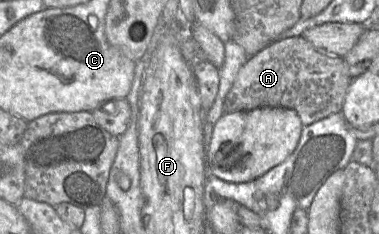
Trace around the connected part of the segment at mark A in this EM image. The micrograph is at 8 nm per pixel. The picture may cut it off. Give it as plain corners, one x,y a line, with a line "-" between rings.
303,36
278,40
249,57
241,67
225,98
224,113
287,108
296,111
303,126
308,126
342,112
352,80
342,57
321,54

